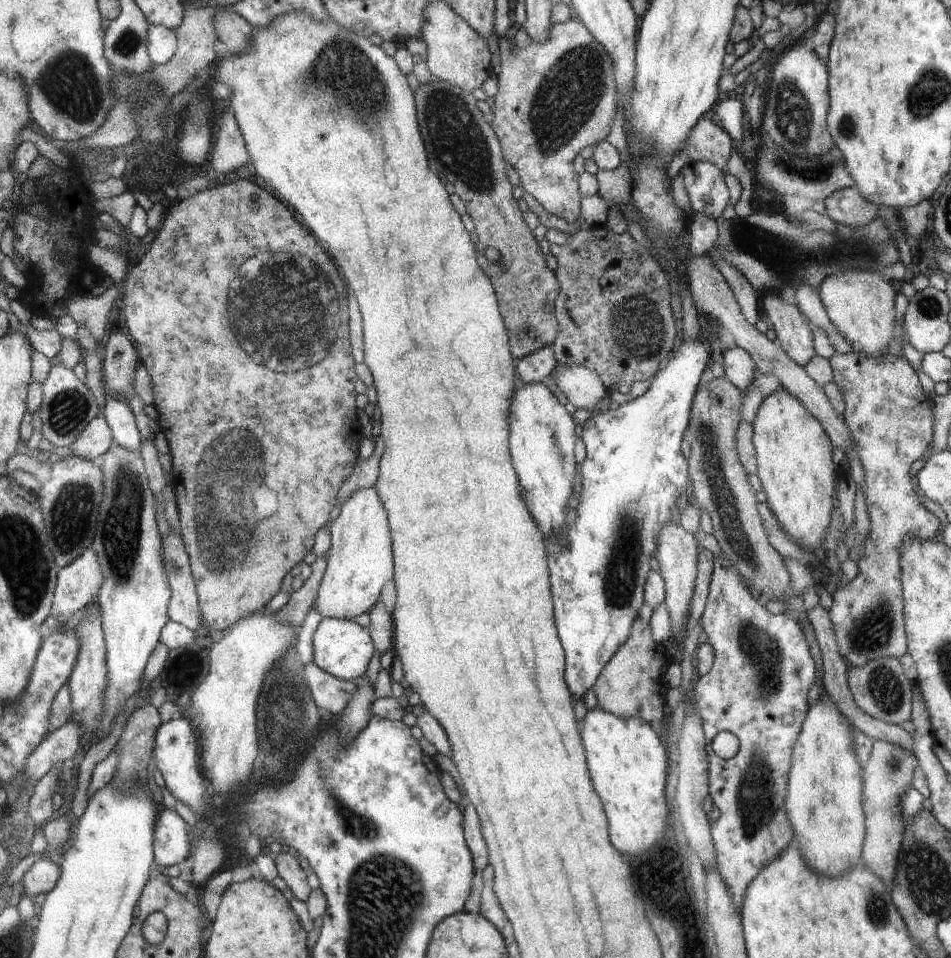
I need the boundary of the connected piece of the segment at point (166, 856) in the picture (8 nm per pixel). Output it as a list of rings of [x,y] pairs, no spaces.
[[[161,807],[154,825],[153,852],[158,865],[172,866],[189,856],[191,836],[176,810]]]

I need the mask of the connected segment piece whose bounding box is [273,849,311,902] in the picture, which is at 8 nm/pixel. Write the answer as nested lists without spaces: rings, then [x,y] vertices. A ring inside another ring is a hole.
[[[284,849],[273,855],[273,861],[277,866],[280,878],[286,882],[288,888],[293,892],[293,896],[306,902],[311,891],[307,879],[308,872],[302,869],[297,855]]]

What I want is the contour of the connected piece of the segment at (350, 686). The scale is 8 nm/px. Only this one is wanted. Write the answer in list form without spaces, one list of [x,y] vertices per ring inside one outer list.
[[[315,663],[303,665],[303,671],[317,708],[326,708],[332,714],[340,714],[356,692],[354,682],[340,680]]]

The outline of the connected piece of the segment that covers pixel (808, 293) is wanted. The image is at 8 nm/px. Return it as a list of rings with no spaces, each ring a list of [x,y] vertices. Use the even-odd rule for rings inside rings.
[[[808,285],[795,286],[794,290],[794,296],[797,298],[797,307],[804,314],[808,322],[814,328],[824,330],[838,353],[852,353],[853,348],[846,342],[846,338],[838,332],[826,314],[819,291]]]

